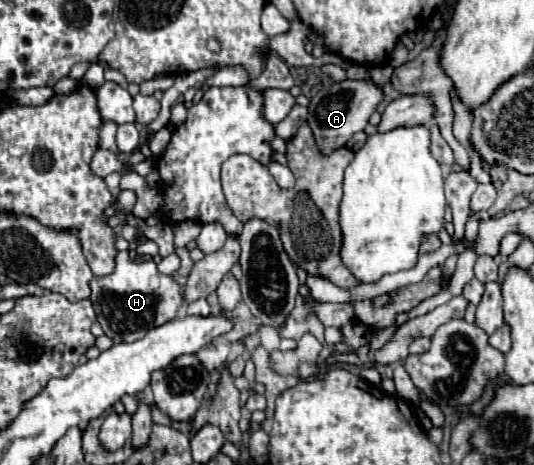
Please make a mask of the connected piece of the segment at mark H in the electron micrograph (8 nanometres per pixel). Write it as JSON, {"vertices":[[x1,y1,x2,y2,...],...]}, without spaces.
{"vertices":[[118,252,116,268,112,274,102,278,92,278,92,296,96,316,106,336,118,342,134,342,142,338,148,330,166,324,176,316,176,310,182,304,182,286,176,284,170,276,164,276,156,270,156,264,150,262,132,262,128,252]]}

